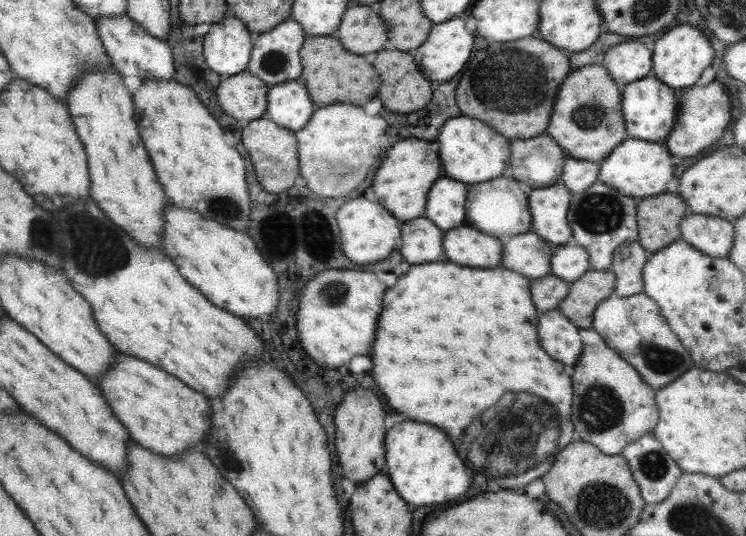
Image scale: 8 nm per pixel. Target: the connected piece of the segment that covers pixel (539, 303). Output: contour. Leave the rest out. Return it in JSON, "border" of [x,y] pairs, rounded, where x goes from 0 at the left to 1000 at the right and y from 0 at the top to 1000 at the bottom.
{"border":[[[740,513],[712,522],[709,545],[712,545],[712,560],[717,567],[720,586],[739,575],[744,576],[747,565],[760,549],[761,532]]]}

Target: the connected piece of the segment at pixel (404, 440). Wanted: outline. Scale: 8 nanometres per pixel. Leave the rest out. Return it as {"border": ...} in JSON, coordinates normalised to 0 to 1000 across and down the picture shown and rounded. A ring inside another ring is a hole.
{"border":[[[538,787],[516,806],[513,884],[519,884],[529,918],[548,944],[591,940],[618,925],[629,910],[621,862],[607,843],[607,828],[591,802],[559,787]]]}

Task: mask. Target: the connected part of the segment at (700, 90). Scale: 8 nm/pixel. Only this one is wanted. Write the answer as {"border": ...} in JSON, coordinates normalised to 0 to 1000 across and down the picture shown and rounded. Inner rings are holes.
{"border":[[[961,153],[938,160],[926,159],[918,166],[909,188],[908,203],[909,215],[901,241],[889,263],[899,293],[924,295],[924,291],[932,291],[945,272],[950,272],[956,261],[966,257],[966,246],[977,228],[979,200],[975,194],[975,175],[972,175],[969,160]]]}

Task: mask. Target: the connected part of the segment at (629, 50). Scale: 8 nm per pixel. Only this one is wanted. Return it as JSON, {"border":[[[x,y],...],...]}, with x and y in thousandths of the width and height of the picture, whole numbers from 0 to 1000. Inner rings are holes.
{"border":[[[857,78],[822,84],[808,99],[808,121],[819,149],[832,170],[834,160],[870,138],[874,97]]]}

